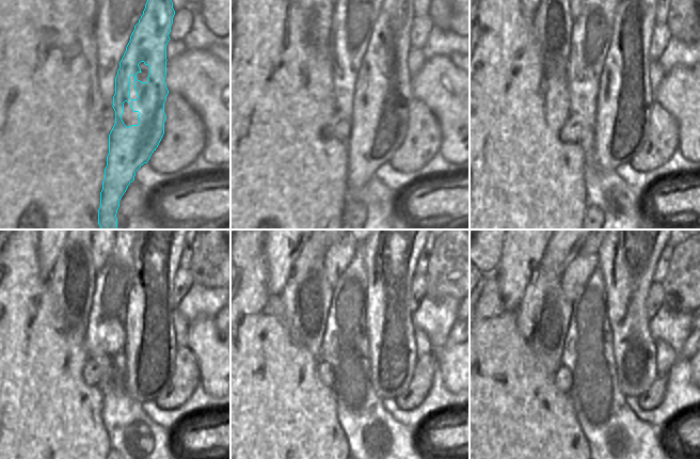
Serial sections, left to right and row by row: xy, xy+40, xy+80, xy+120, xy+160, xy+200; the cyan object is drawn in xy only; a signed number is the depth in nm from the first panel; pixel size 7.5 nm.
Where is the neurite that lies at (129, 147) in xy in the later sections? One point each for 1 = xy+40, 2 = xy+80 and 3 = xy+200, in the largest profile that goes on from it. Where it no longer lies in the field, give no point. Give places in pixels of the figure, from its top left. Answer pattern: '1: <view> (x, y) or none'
1: xy+40 (368, 147)
2: xy+80 (635, 13)
3: xy+200 (636, 252)

